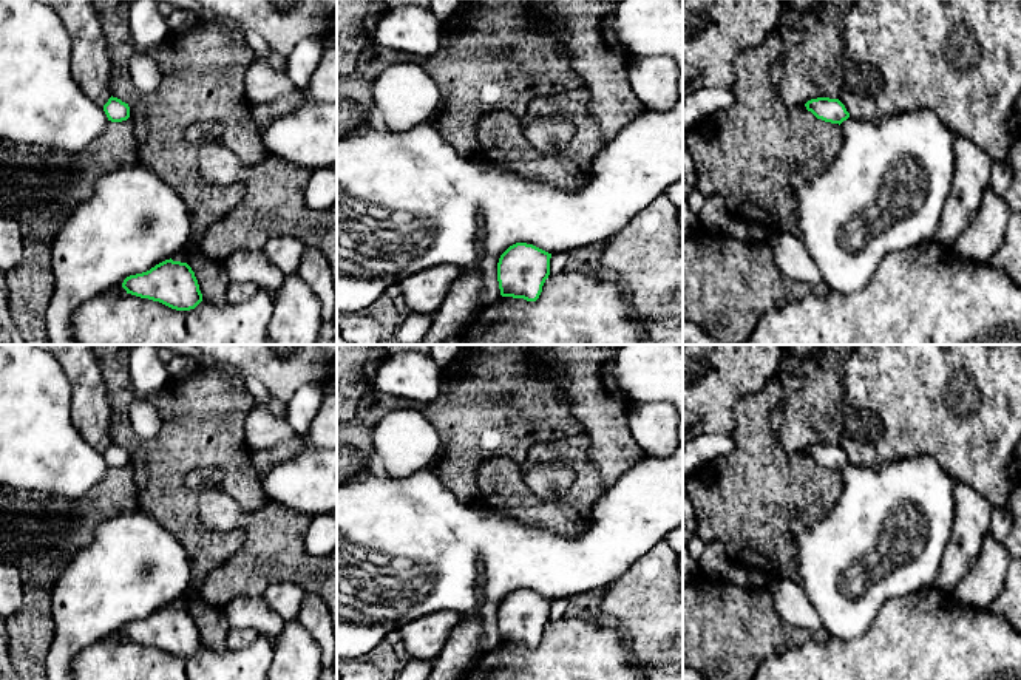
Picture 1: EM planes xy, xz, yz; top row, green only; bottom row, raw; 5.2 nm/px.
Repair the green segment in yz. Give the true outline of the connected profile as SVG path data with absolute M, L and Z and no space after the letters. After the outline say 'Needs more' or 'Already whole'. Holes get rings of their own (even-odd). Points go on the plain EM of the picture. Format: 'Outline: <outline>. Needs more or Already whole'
Outline: M817 444L805 450L806 456L811 457L817 465L831 470L842 470L850 464L845 451L839 445Z. Already whole

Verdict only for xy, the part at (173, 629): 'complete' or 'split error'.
complete

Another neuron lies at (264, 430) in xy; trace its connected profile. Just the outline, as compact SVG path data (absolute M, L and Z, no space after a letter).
M256 403L244 422L246 445L250 451L270 450L297 436L293 427L267 406Z

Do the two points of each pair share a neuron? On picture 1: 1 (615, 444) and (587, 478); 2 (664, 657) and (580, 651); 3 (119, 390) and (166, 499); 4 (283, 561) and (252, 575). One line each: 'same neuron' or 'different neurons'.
1: different neurons
2: different neurons
3: same neuron
4: same neuron

